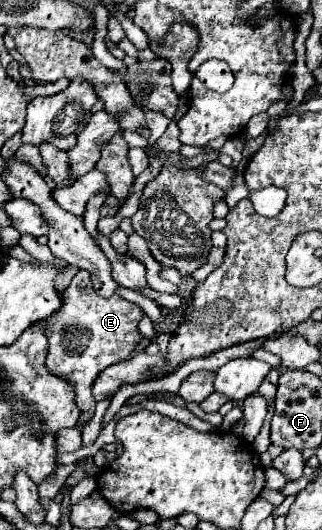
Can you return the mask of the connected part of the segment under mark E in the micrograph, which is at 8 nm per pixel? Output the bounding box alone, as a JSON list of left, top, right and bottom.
[47,270,143,412]

